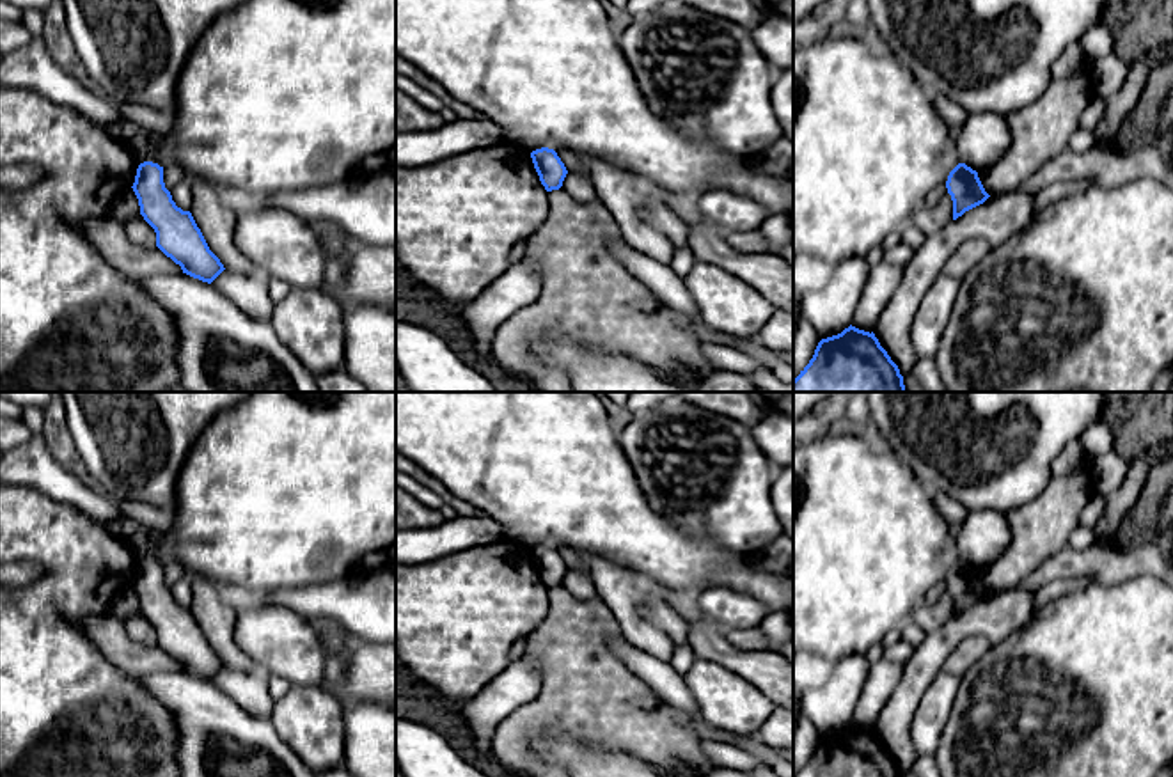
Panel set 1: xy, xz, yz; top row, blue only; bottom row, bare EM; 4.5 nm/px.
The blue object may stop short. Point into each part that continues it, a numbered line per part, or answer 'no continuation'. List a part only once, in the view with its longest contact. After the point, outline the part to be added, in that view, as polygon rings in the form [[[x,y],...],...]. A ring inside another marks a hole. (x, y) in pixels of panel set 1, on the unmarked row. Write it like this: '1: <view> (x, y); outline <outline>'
no continuation

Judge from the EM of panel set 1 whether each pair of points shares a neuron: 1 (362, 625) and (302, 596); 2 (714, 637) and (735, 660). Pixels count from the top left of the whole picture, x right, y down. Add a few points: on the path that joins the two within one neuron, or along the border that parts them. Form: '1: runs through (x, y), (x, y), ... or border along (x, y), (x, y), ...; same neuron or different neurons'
1: runs through (348, 611), (338, 600), (316, 600); same neuron
2: runs through (717, 643), (730, 655); same neuron

